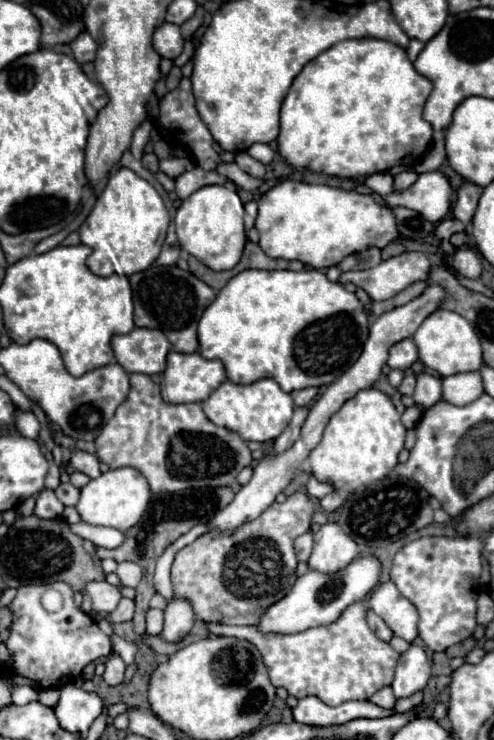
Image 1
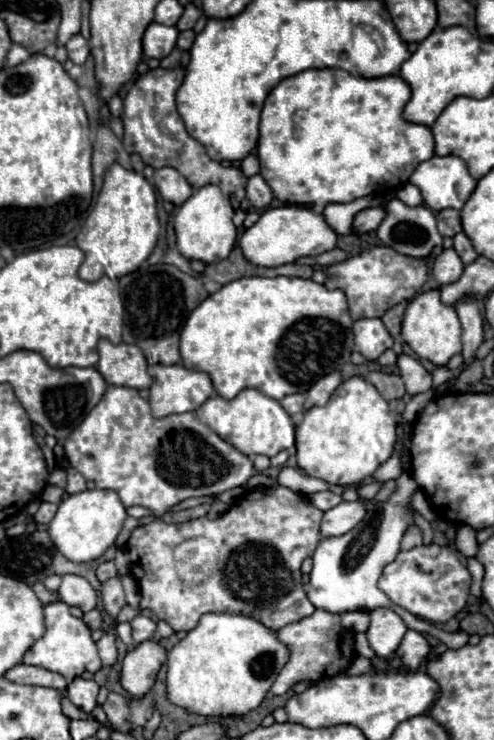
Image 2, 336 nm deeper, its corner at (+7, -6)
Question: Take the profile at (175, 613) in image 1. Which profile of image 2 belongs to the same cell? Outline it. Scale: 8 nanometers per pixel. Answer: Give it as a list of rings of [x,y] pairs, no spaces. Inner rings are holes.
[[[145,640],[127,652],[121,670],[121,684],[133,696],[133,700],[143,698],[151,690],[159,668],[165,664],[165,658],[167,652],[157,640]]]

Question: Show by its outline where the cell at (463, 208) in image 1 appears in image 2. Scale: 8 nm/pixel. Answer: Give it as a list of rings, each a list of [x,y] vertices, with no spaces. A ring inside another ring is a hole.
[[[433,156],[421,162],[417,170],[411,174],[409,182],[421,190],[423,200],[431,210],[445,210],[445,208],[461,210],[477,186],[477,180],[471,178],[471,174],[467,172],[467,164],[457,156],[443,156],[443,158]]]

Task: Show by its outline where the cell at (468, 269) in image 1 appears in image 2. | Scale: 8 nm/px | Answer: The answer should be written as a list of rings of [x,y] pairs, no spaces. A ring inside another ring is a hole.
[[[453,248],[443,250],[435,262],[433,262],[433,276],[435,280],[443,286],[443,284],[453,284],[457,282],[457,278],[461,278],[465,264],[461,262],[461,258],[457,256],[457,252]]]

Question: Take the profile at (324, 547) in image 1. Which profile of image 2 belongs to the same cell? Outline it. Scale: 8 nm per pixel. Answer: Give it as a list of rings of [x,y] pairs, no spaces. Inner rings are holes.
[[[363,500],[357,502],[341,502],[339,506],[327,510],[321,520],[321,536],[323,538],[333,538],[347,534],[353,530],[363,518],[365,518],[365,506]]]

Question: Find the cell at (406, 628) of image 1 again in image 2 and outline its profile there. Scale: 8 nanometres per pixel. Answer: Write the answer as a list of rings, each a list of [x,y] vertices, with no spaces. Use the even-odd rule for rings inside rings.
[[[375,608],[369,614],[371,626],[367,630],[367,640],[379,658],[387,658],[399,648],[407,626],[391,608]]]

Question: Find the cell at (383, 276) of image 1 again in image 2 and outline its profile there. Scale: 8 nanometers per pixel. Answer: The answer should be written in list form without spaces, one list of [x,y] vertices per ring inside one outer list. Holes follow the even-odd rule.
[[[373,246],[371,250],[353,256],[341,264],[333,264],[325,270],[327,288],[339,288],[347,296],[349,314],[353,320],[359,318],[381,318],[393,304],[411,300],[427,280],[427,266],[423,260],[405,258],[389,246]]]

